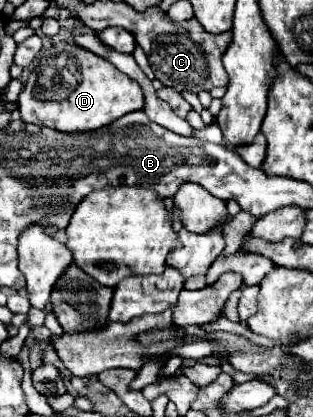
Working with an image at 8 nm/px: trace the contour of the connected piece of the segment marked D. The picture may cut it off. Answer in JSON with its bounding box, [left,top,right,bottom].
[19,43,143,131]

